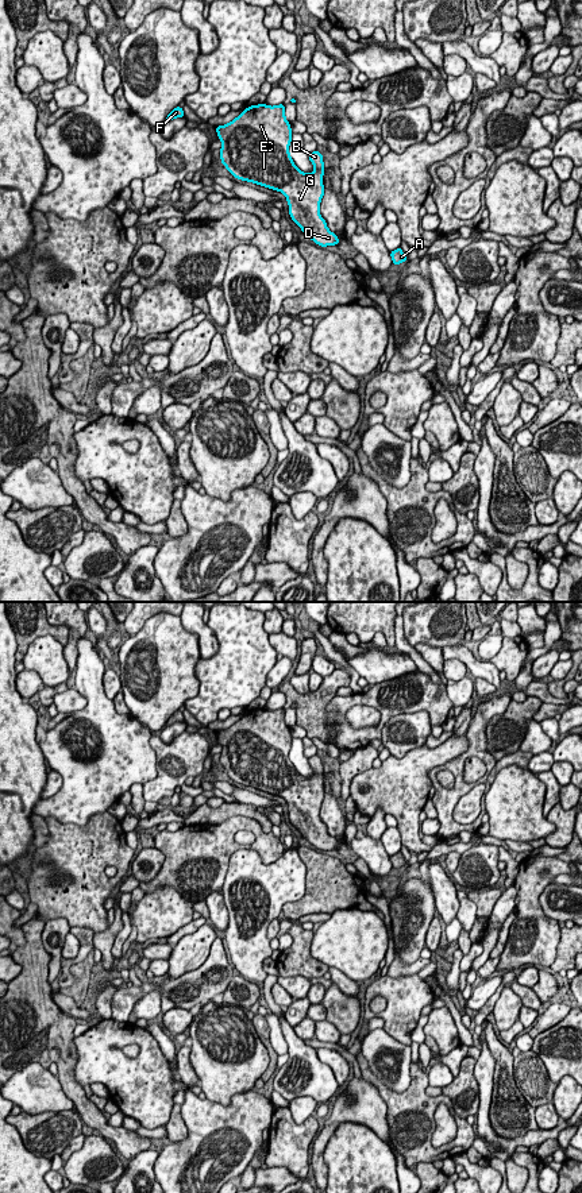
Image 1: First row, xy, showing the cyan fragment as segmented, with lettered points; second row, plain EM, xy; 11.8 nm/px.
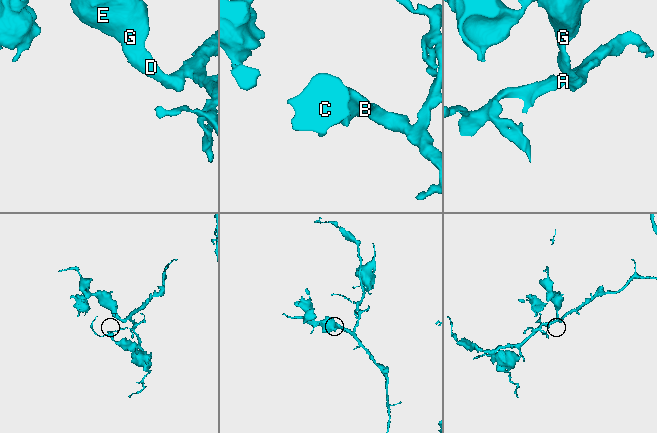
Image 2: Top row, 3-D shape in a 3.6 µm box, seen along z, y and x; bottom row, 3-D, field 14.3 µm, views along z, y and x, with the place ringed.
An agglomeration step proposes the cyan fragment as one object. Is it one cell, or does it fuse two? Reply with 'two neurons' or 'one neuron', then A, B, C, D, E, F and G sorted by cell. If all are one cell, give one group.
one neuron; A B C D E F G

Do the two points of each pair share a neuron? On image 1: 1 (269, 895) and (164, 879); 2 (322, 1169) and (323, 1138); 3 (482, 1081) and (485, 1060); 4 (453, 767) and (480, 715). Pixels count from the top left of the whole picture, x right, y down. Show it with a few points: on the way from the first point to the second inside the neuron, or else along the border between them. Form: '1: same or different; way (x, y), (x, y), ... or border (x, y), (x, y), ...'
1: different; border (230, 857), (220, 891)
2: same; way (319, 1161), (319, 1146)
3: same; way (484, 1076), (485, 1065)
4: same; way (466, 755), (477, 744), (477, 729)

